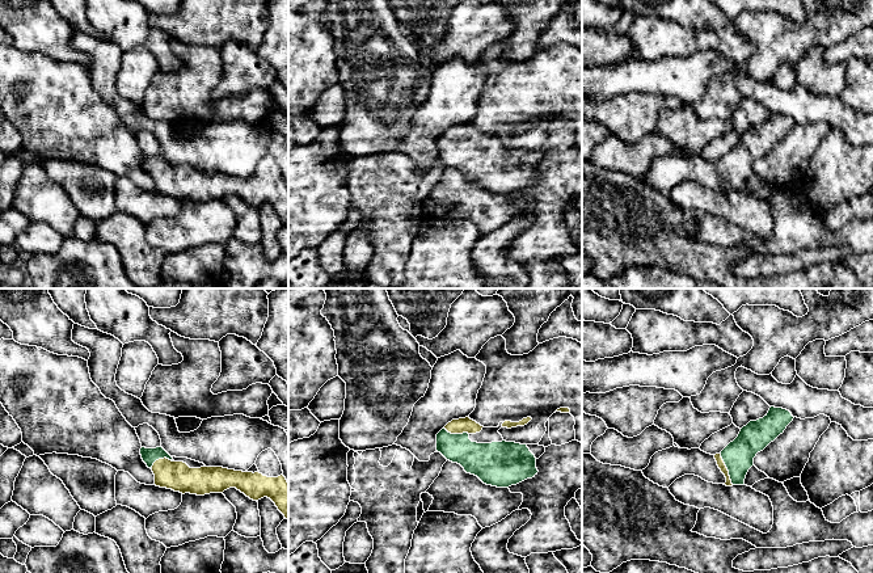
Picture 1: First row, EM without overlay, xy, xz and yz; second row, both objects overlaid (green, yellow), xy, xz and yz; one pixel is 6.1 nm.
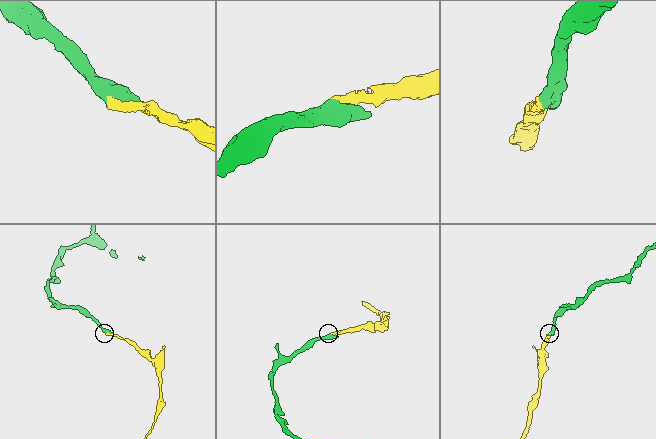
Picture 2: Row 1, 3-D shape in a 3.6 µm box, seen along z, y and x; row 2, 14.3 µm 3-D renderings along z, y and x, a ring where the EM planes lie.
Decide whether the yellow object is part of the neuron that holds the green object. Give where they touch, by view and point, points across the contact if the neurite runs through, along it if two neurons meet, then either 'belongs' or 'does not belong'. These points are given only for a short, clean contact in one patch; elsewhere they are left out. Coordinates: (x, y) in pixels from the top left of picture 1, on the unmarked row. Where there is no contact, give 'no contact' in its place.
meets green in yz at (726, 173); runs through yz (738, 161), (726, 173), (717, 163); belongs

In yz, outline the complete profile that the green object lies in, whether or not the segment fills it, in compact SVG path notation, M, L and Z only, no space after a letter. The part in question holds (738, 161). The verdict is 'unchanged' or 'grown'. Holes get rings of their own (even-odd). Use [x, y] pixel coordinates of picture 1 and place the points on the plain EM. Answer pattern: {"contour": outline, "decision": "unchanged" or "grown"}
{"contour": "M771 113L763 125L743 132L738 143L714 161L718 174L726 184L725 191L745 191L756 160L783 140L793 125L789 117Z", "decision": "grown"}

